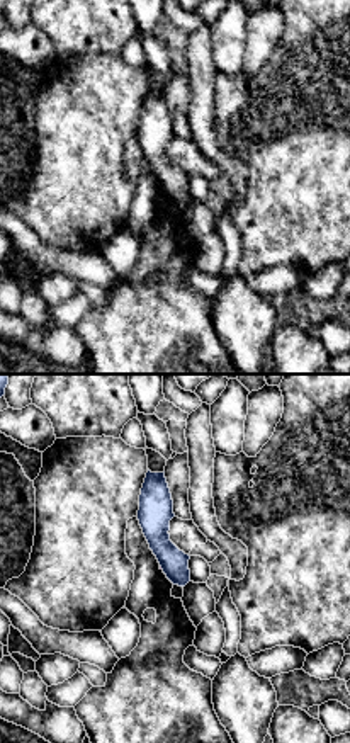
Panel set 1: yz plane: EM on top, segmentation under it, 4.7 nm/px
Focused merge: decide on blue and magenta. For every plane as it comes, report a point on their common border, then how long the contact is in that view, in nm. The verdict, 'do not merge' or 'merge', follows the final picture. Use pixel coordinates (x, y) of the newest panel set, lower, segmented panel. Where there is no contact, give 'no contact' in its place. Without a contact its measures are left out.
(160, 565) | 30 nm

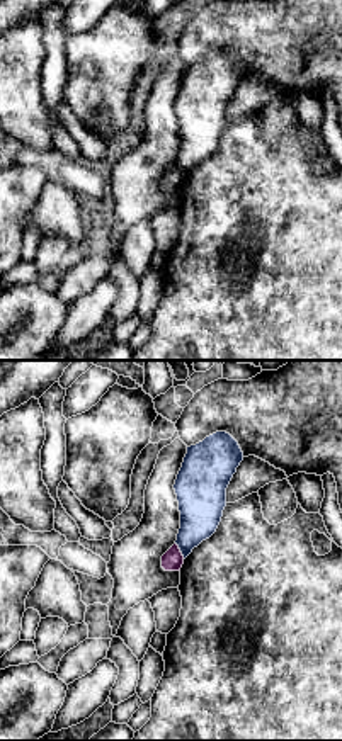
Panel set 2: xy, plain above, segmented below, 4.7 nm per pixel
(181, 551) | 90 nm

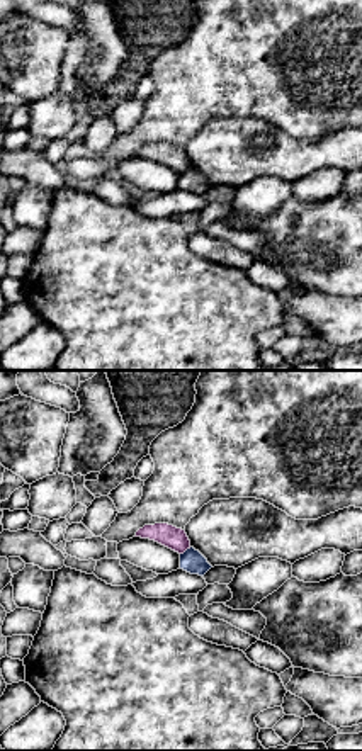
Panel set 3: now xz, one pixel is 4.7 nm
(187, 549) | 70 nm

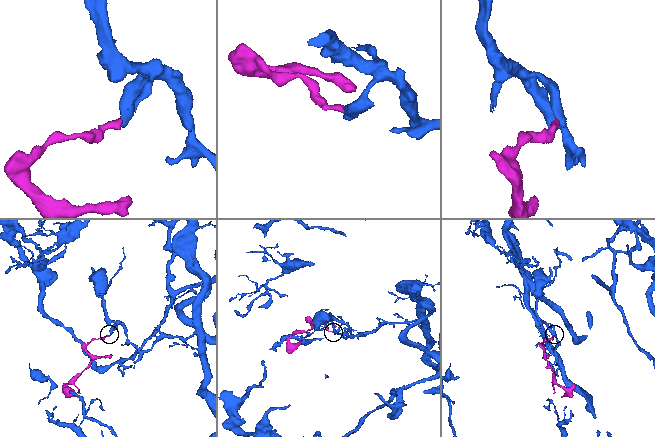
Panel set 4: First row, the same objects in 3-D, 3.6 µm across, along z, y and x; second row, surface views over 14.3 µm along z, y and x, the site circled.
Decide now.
do not merge

